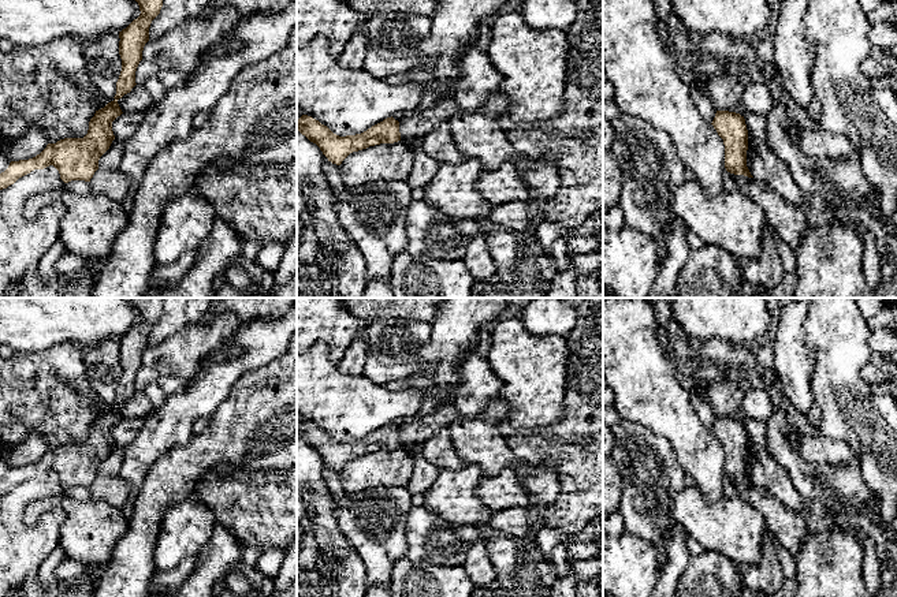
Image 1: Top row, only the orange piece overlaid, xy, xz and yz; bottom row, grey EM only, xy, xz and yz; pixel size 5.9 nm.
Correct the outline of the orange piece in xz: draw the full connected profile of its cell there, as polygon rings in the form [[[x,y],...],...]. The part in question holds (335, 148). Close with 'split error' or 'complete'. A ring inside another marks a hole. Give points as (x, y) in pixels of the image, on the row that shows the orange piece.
[[[302,115],[297,120],[297,131],[305,135],[310,142],[316,143],[328,161],[336,165],[340,165],[353,152],[380,143],[394,143],[401,141],[399,122],[392,116],[361,134],[339,137],[312,116]]]; complete

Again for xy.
[[[135,0],[139,5],[139,16],[126,29],[119,31],[119,55],[122,71],[116,82],[115,100],[96,111],[89,122],[88,134],[83,138],[64,138],[46,148],[33,158],[11,161],[0,173],[0,190],[14,184],[19,178],[34,169],[53,165],[64,183],[71,180],[90,182],[98,169],[100,157],[109,149],[115,139],[112,122],[123,112],[118,100],[130,93],[135,83],[135,71],[142,60],[142,51],[149,41],[152,20],[160,14],[163,0]]]; complete

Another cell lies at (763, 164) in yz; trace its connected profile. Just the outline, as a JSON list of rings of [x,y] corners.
[[[748,133],[747,167],[751,175],[768,184],[777,194],[797,206],[803,206],[808,194],[805,194],[794,182],[789,168],[774,154],[764,139],[752,138]]]

